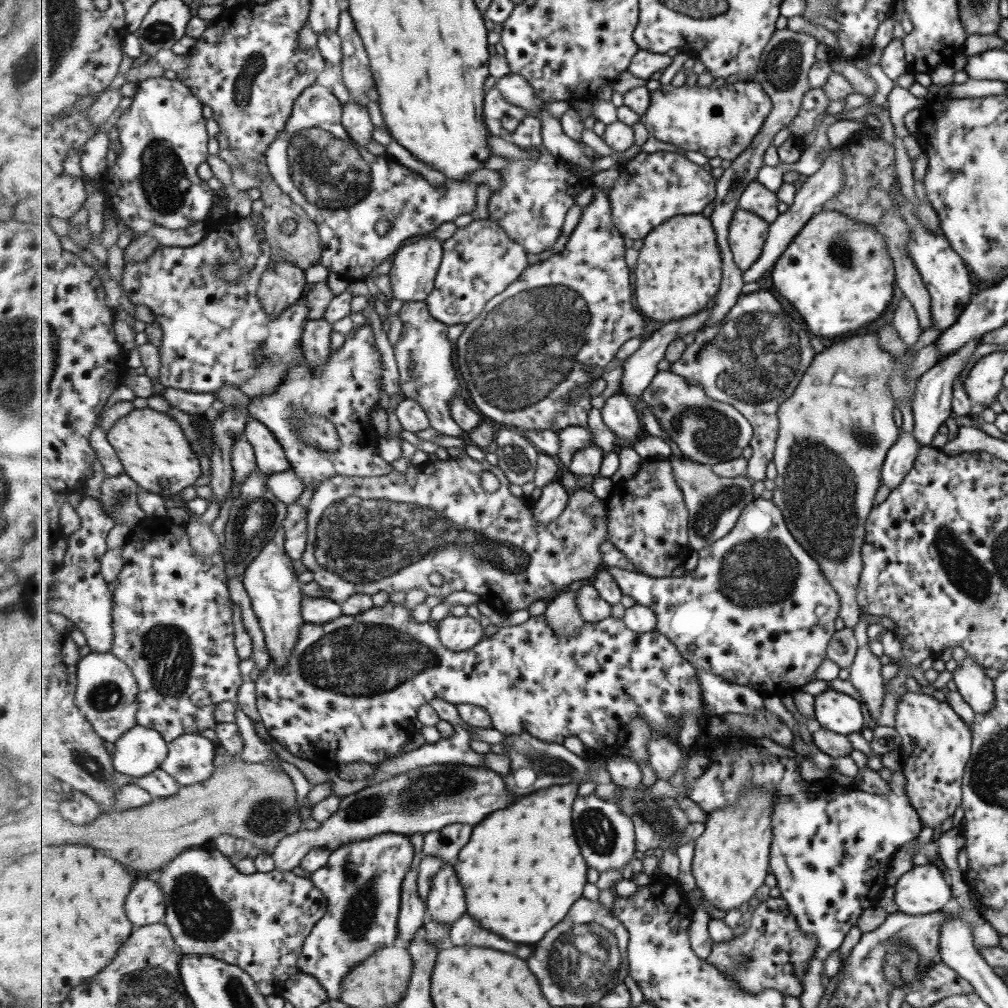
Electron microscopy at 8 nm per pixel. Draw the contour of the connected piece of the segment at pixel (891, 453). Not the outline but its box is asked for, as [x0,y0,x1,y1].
[881,431,921,490]

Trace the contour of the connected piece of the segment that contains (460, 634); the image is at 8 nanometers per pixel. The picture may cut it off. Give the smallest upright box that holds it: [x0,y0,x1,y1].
[436,615,485,652]

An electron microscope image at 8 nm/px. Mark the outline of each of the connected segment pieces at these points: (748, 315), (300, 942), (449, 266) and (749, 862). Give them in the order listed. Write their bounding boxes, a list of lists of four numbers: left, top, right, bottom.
[[670,288,813,481],[148,843,329,995],[427,218,531,325],[692,793,778,911]]

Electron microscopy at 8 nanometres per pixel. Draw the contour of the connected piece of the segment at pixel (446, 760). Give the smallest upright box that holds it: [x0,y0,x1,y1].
[368,724,487,784]

